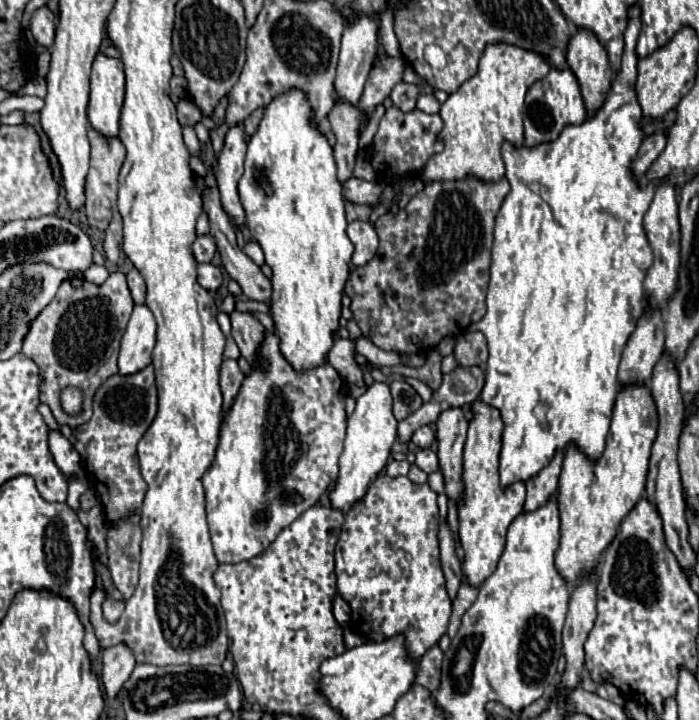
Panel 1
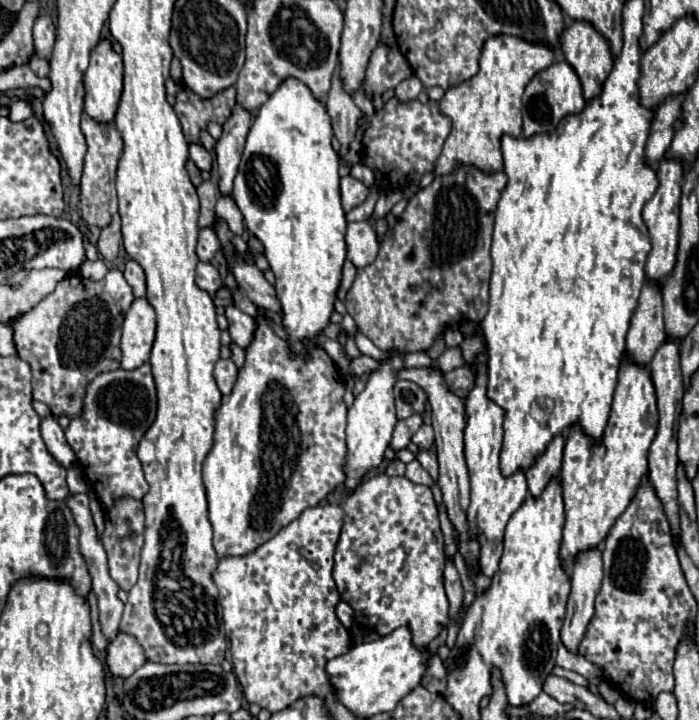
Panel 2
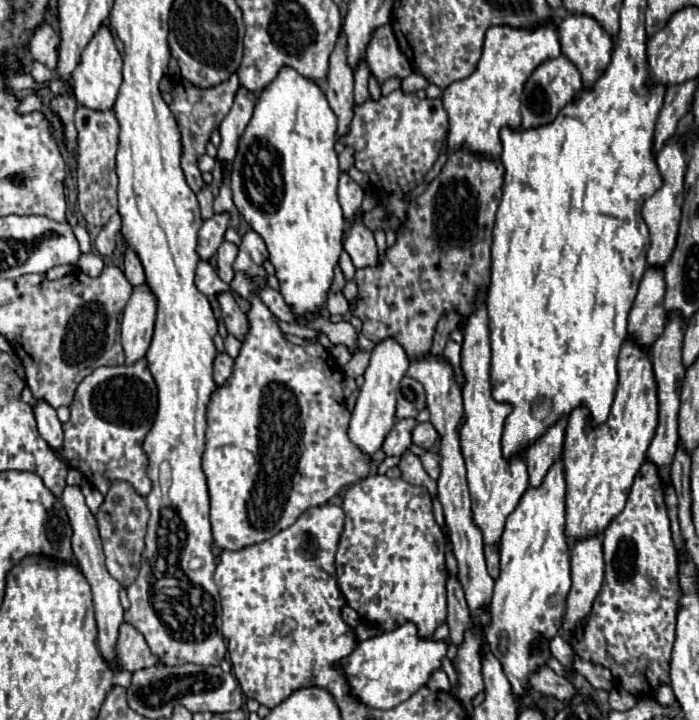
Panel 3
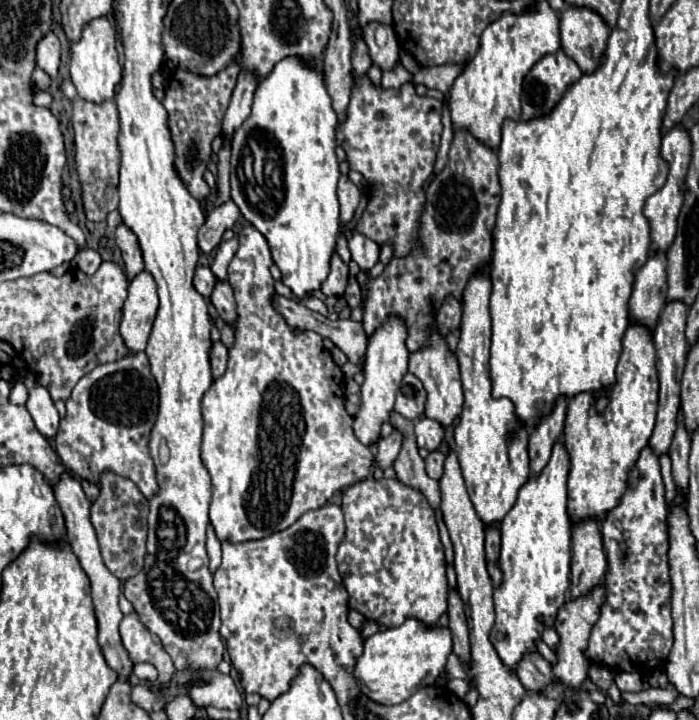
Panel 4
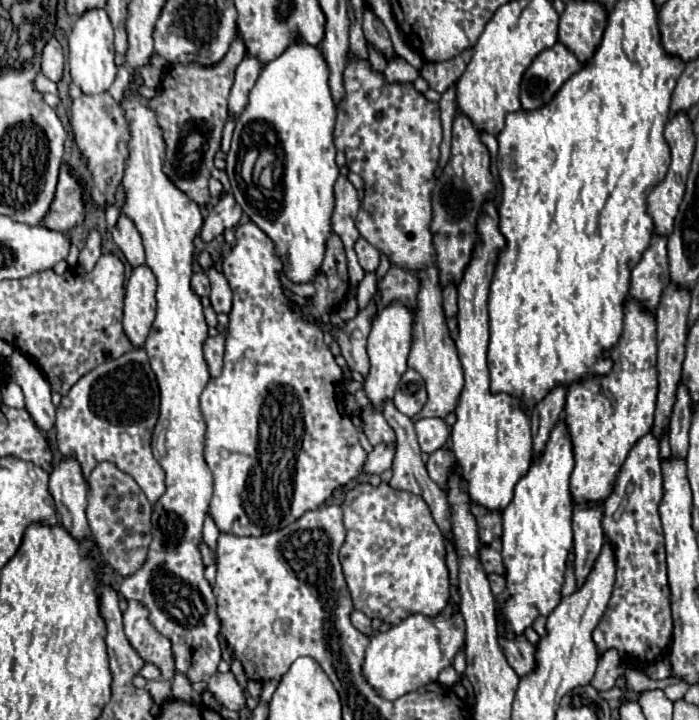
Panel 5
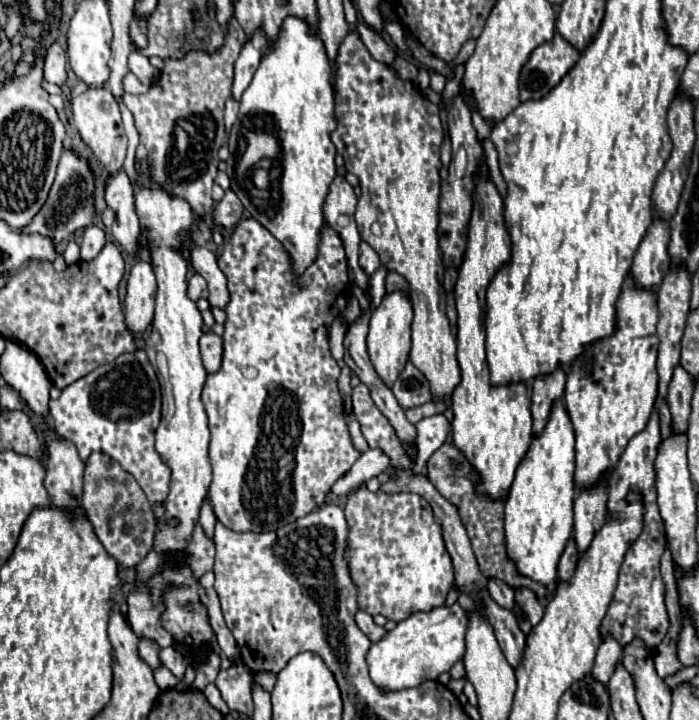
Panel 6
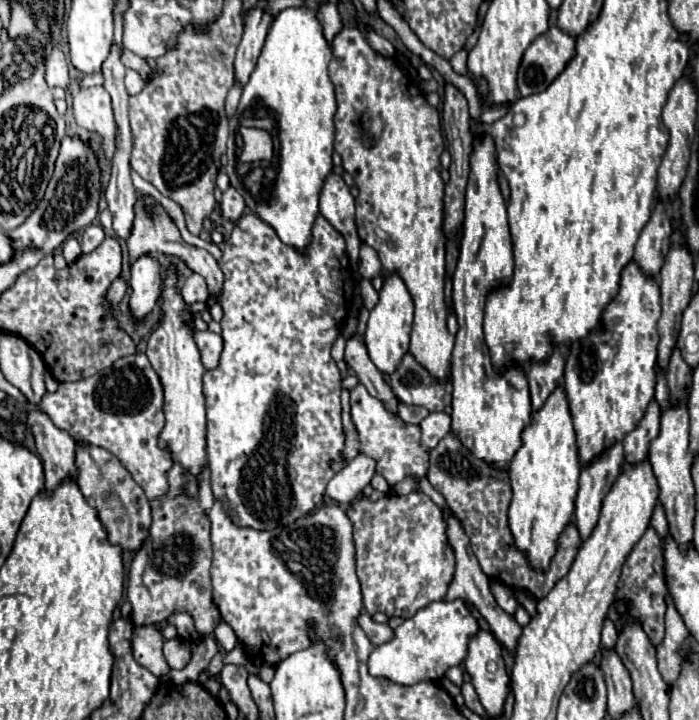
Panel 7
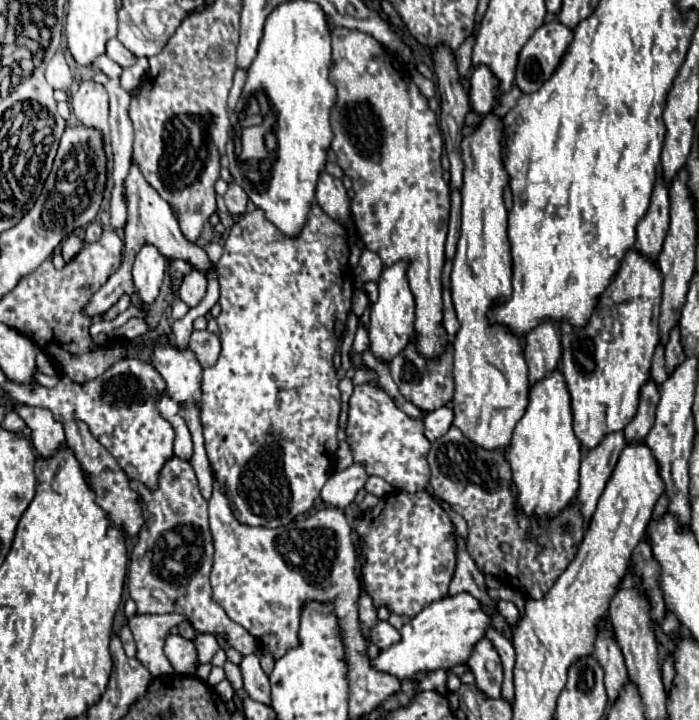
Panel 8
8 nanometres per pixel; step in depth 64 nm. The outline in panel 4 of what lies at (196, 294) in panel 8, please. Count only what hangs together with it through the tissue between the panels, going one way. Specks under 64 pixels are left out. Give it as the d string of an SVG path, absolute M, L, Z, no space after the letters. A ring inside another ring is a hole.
M198 266L196 268L196 276L194 276L194 288L204 296L210 298L212 296L212 288L216 286L218 278L214 276L214 272L210 270L210 266Z

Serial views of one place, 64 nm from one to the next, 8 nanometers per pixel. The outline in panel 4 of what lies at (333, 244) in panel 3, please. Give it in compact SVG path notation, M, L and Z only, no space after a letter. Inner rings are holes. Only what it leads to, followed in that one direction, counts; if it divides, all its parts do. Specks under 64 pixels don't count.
M298 58L280 60L268 78L260 80L254 92L254 106L248 120L236 130L232 138L232 202L240 208L242 216L268 240L272 260L282 272L282 284L292 290L300 300L310 296L314 290L320 290L320 284L328 278L332 252L336 252L336 238L340 234L340 206L336 198L338 182L338 158L336 158L336 124L338 116L332 110L330 96L326 92L322 72L314 70L310 62ZM264 152L262 172L270 176L254 176L254 170L248 170L246 156Z

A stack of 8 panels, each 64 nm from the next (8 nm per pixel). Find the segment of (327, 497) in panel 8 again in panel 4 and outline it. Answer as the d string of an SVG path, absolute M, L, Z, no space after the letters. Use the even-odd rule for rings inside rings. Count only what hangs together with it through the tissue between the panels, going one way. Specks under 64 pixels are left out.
M394 428L394 432L392 432L390 436L386 436L386 438L382 438L382 440L378 442L378 456L376 456L374 460L376 460L376 464L378 464L380 468L388 468L388 466L394 464L398 452L400 452L400 448L402 448L402 440L404 440L404 438L402 438L400 432L396 432L396 428Z

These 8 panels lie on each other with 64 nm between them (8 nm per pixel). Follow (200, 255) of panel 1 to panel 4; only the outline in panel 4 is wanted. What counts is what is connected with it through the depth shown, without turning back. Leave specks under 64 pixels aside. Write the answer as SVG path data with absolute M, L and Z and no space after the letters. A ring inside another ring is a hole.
M226 202L226 204L214 208L208 214L204 226L198 230L198 246L200 246L200 250L204 254L210 254L222 242L224 230L232 228L234 222L238 220L238 216L240 216L240 210L238 210L238 206L234 202Z

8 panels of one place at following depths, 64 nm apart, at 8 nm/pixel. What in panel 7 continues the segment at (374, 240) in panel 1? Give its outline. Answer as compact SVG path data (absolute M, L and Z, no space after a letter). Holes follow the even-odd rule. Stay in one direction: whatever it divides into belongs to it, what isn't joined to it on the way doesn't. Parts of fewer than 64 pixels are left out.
M362 244L360 248L360 266L358 266L362 278L372 280L374 276L382 274L382 264L378 260L378 254L374 248L368 248L368 244Z

